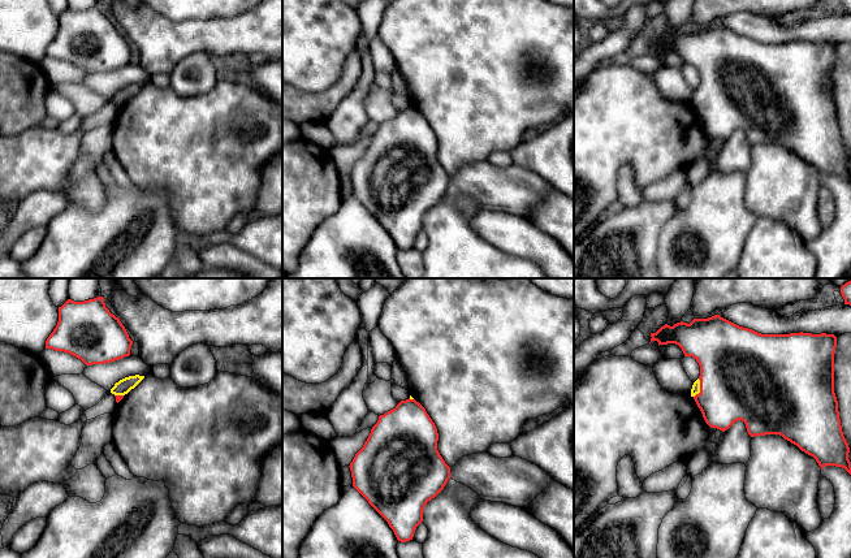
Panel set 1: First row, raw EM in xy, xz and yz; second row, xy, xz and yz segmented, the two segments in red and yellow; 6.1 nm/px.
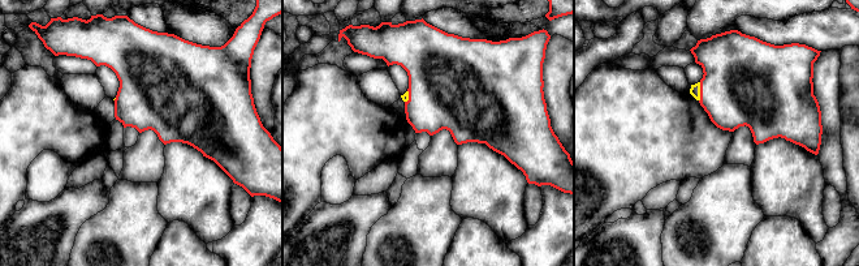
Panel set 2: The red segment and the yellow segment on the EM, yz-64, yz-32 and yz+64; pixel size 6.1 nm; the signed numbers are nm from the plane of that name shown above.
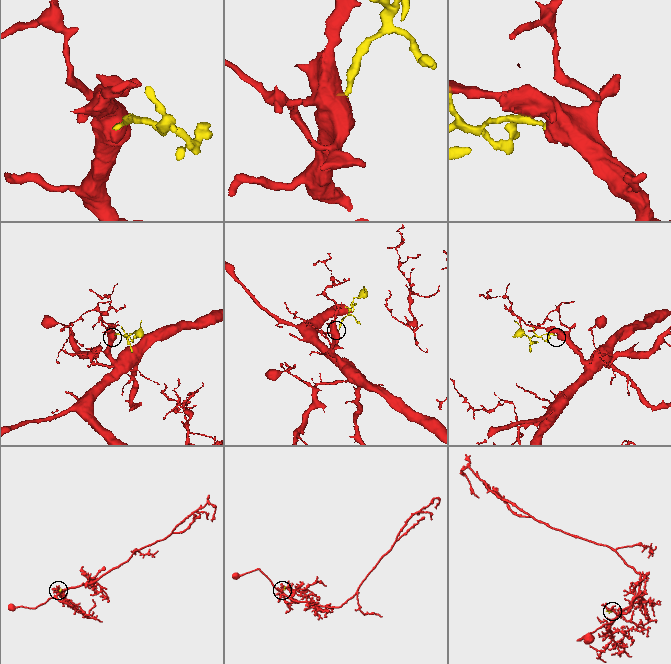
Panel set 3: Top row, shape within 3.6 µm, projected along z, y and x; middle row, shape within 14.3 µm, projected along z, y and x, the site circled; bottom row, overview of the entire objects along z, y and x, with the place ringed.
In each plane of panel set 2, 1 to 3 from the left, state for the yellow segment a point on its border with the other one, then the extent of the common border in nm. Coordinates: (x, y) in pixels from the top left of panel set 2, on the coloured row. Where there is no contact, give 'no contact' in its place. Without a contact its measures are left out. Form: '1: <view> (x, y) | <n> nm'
1: no contact
2: yz-32 (409, 97) | 80 nm
3: yz+64 (700, 91) | 120 nm

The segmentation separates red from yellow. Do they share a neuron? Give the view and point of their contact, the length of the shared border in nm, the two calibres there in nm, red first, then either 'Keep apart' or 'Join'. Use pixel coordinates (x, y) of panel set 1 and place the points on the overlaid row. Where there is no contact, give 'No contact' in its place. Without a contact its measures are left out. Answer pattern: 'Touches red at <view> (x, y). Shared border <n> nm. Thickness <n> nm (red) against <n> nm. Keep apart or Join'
Touches red at yz (700, 388). Shared border 120 nm. Thickness 500 nm (red) against 50 nm. Join

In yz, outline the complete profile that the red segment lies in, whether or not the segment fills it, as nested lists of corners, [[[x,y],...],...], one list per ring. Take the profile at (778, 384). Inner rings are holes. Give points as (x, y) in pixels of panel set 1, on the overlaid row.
[[[714,315],[708,319],[694,319],[690,324],[683,321],[673,326],[665,324],[656,333],[651,333],[651,337],[651,342],[657,341],[658,346],[678,345],[684,356],[692,356],[699,363],[700,376],[692,385],[691,397],[710,428],[725,432],[735,421],[742,420],[751,437],[779,434],[813,457],[821,470],[826,466],[835,466],[844,468],[851,475],[850,447],[842,432],[838,401],[834,393],[834,354],[837,347],[834,334],[803,332],[761,334]]]

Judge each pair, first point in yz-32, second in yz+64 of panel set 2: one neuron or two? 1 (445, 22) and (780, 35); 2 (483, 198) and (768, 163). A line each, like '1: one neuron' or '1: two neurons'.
1: one neuron
2: one neuron

